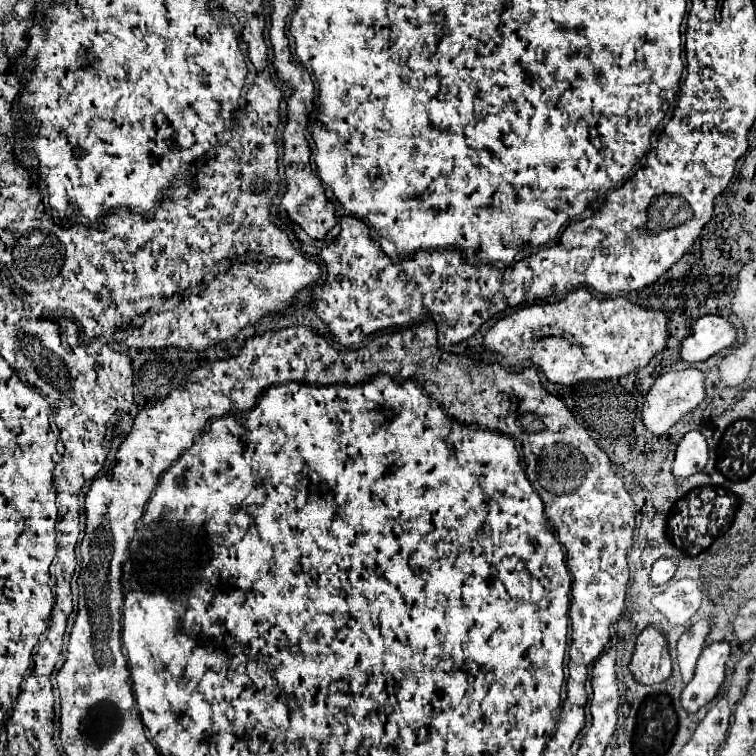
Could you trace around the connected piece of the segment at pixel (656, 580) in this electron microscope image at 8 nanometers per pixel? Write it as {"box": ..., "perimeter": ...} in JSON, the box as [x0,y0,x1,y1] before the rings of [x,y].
{"box":[650,558,676,586],"perimeter":[[[660,558],[652,566],[650,580],[652,580],[652,584],[662,586],[662,584],[666,584],[666,582],[672,580],[674,572],[676,572],[676,560],[674,558]]]}

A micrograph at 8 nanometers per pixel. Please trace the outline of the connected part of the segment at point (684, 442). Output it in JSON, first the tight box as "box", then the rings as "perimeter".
{"box":[672,430,708,478],"perimeter":[[[692,430],[678,442],[672,472],[676,478],[688,478],[692,474],[702,472],[706,462],[708,462],[708,442],[702,432]]]}

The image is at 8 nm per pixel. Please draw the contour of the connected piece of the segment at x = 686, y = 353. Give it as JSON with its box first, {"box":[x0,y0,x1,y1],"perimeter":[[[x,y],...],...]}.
{"box":[680,316,736,362],"perimeter":[[[700,316],[692,334],[682,342],[680,356],[686,362],[708,360],[736,344],[736,328],[724,316]]]}

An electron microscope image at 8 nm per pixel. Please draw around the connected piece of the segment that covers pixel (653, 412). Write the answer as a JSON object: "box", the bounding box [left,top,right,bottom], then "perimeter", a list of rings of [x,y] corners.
{"box":[642,368,706,434],"perimeter":[[[686,368],[686,370],[678,370],[678,372],[668,372],[664,376],[660,376],[654,386],[650,388],[646,400],[644,400],[644,408],[642,408],[642,420],[644,426],[652,432],[652,434],[664,434],[668,432],[684,414],[688,414],[690,410],[694,410],[696,406],[702,404],[706,396],[706,376],[702,370],[698,368]]]}

